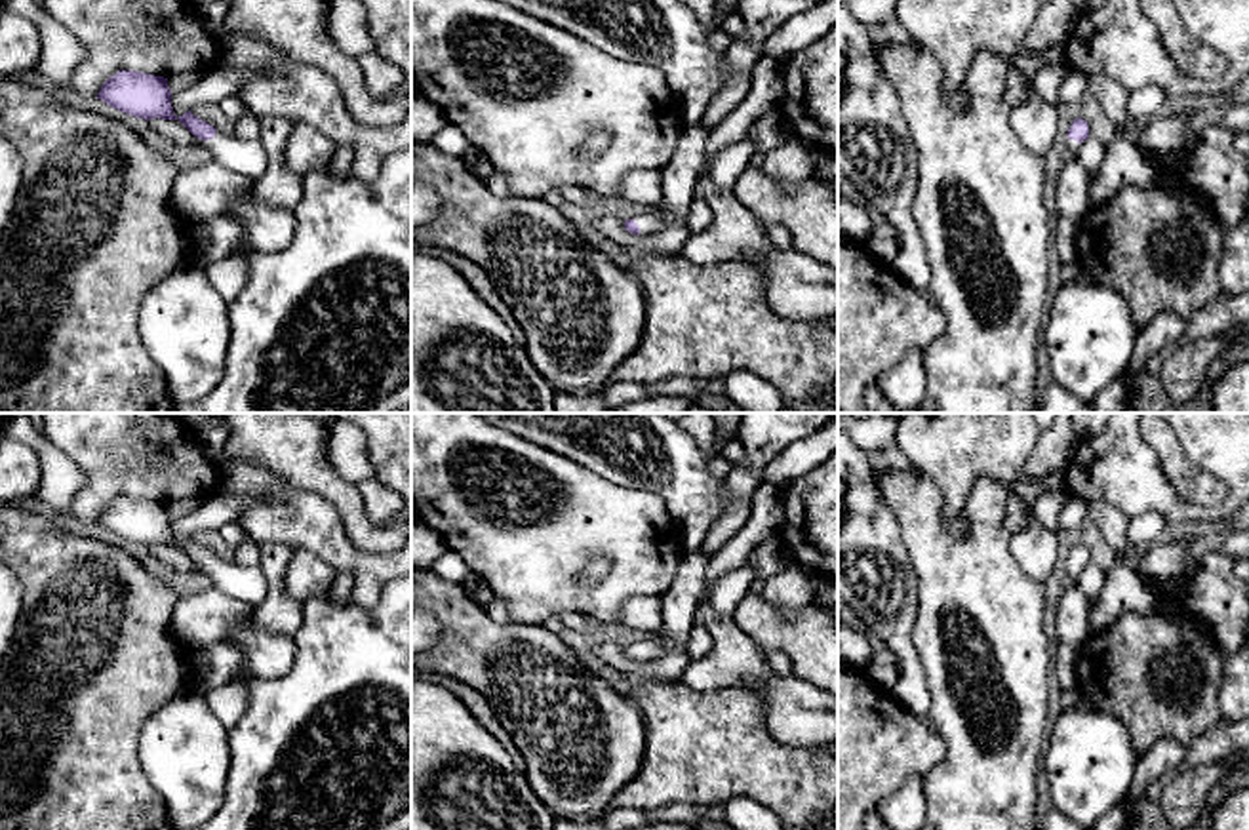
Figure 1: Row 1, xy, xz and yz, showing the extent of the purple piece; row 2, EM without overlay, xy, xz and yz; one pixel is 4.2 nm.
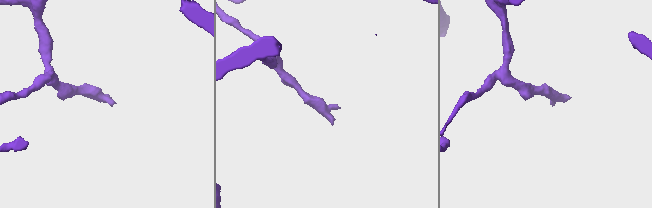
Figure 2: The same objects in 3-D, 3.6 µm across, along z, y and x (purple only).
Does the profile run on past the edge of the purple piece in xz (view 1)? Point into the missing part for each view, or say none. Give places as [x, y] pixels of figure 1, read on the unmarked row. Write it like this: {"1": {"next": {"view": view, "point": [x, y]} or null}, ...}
{"1": {"next": {"view": "xz", "point": [688, 589]}}}

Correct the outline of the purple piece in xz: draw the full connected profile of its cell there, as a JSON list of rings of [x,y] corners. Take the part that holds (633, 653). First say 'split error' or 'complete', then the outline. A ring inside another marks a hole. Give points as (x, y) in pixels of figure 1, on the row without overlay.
split error; [[[685,552],[670,588],[663,594],[663,628],[649,640],[624,647],[630,661],[655,661],[666,653],[670,642],[685,647],[697,621],[697,605],[706,596],[708,560],[706,554]]]

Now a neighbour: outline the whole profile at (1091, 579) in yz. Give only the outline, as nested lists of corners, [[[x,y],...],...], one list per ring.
[[[1089,562],[1081,569],[1076,586],[1085,594],[1085,598],[1089,602],[1089,611],[1097,603],[1099,594],[1102,592],[1104,583],[1106,583],[1106,571],[1100,569],[1097,563]]]

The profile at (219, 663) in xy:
[[[223,638],[211,645],[190,647],[187,661],[194,670],[192,691],[202,695],[248,672],[244,651],[232,638]]]

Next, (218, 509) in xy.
[[[219,491],[208,495],[194,512],[171,518],[173,541],[179,544],[198,531],[217,531],[221,525],[236,522],[248,503],[246,497],[232,497]]]

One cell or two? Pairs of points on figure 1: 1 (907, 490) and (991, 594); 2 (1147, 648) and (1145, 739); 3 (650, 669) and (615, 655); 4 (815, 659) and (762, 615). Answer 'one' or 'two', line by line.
1: one
2: one
3: one
4: one

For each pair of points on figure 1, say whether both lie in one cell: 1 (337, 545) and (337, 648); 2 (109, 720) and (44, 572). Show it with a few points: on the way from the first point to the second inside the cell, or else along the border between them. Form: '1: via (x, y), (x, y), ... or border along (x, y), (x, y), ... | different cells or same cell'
1: border along (391, 581), (374, 604), (358, 606), (351, 602) | different cells
2: via (113, 665), (134, 591), (117, 568), (99, 566) | same cell

